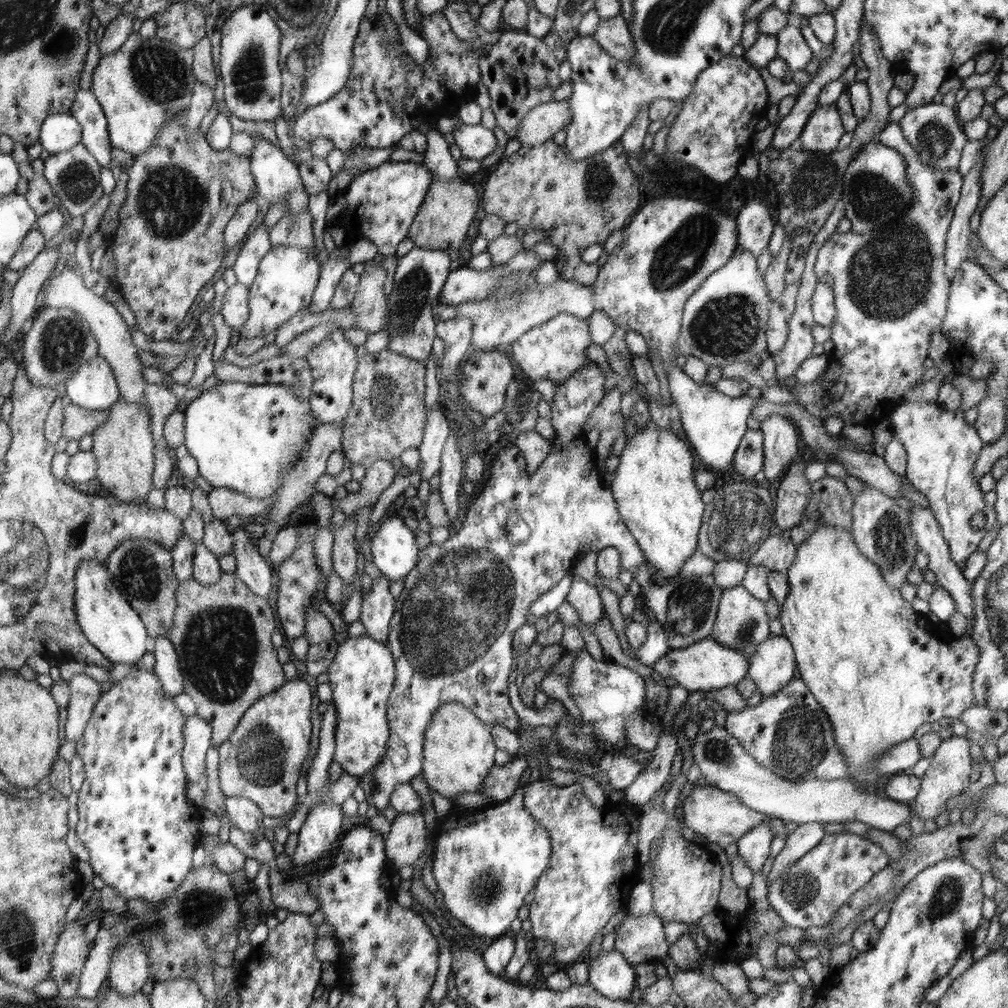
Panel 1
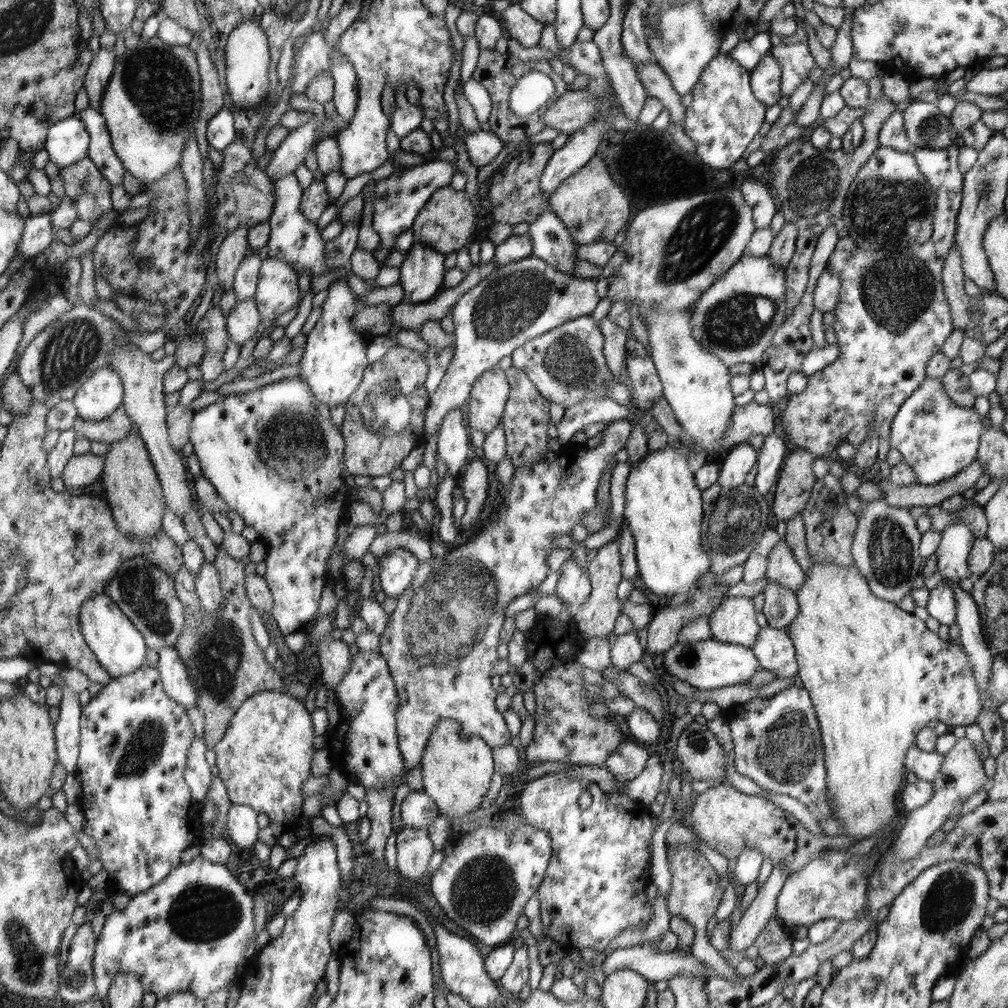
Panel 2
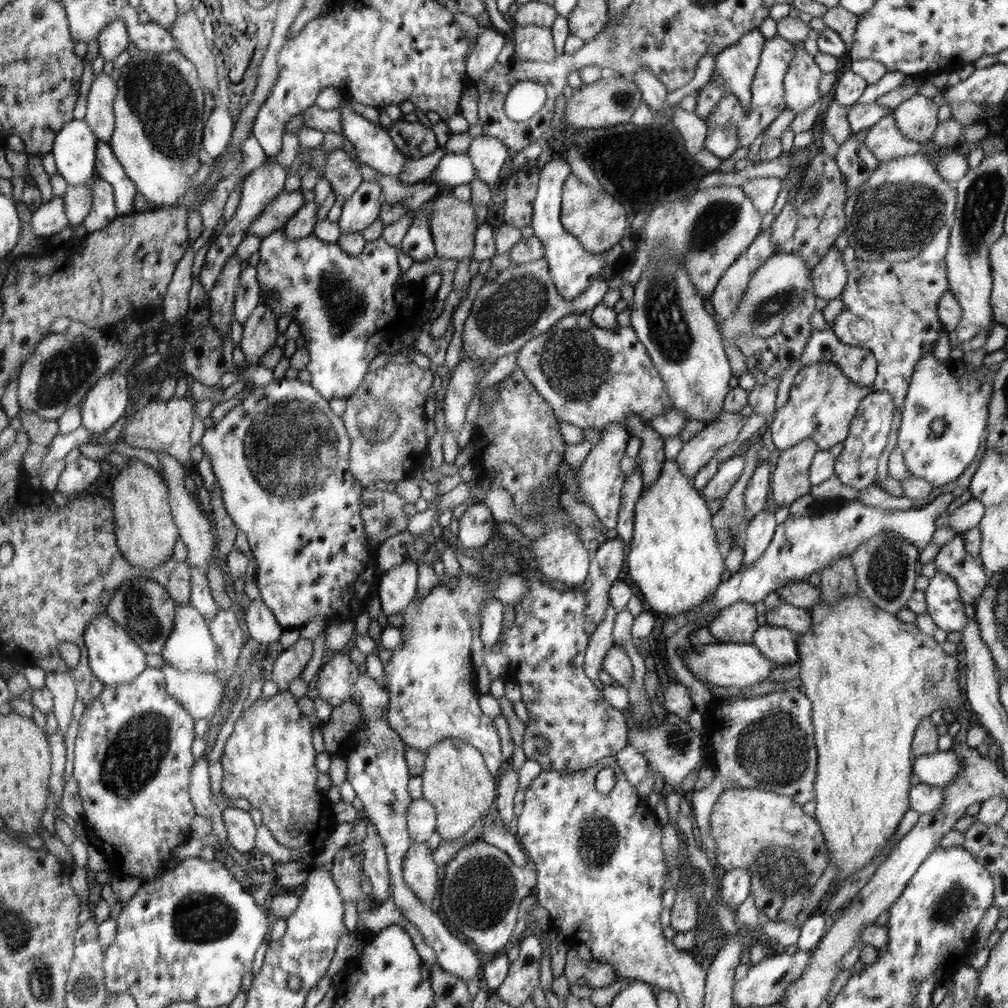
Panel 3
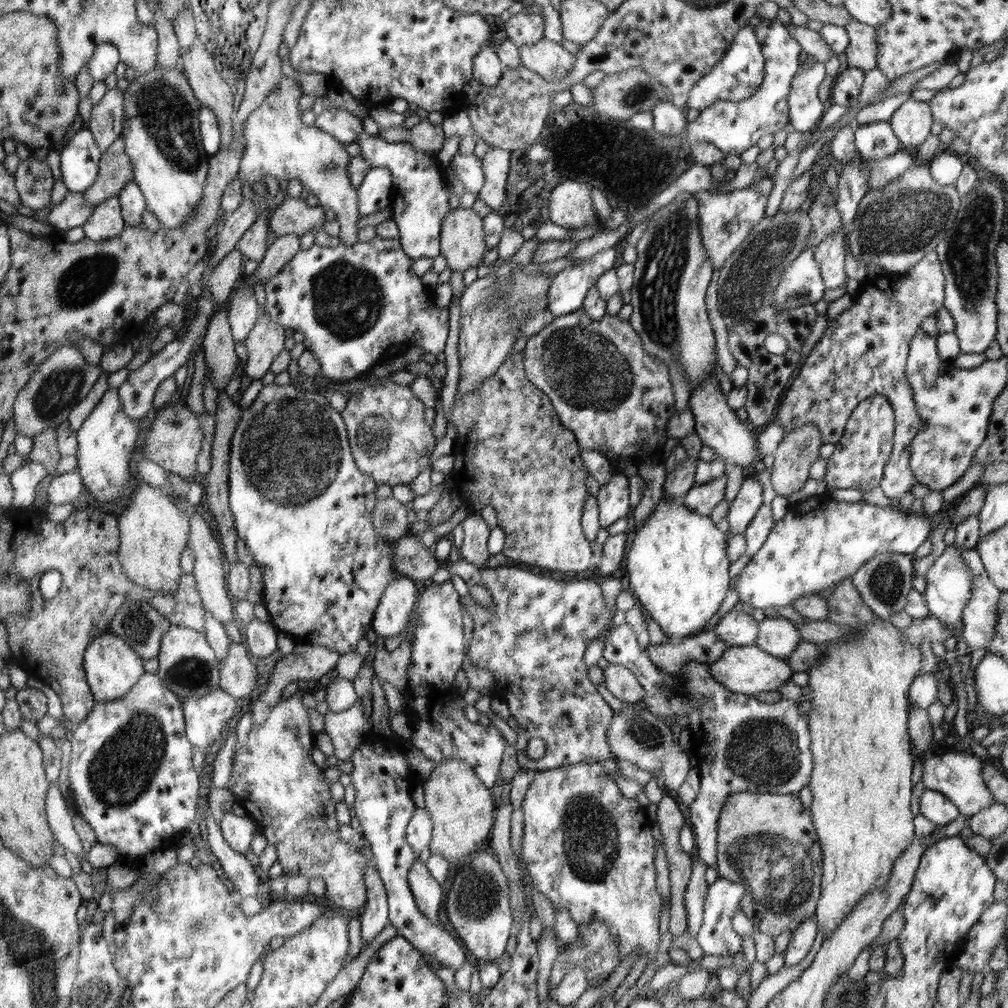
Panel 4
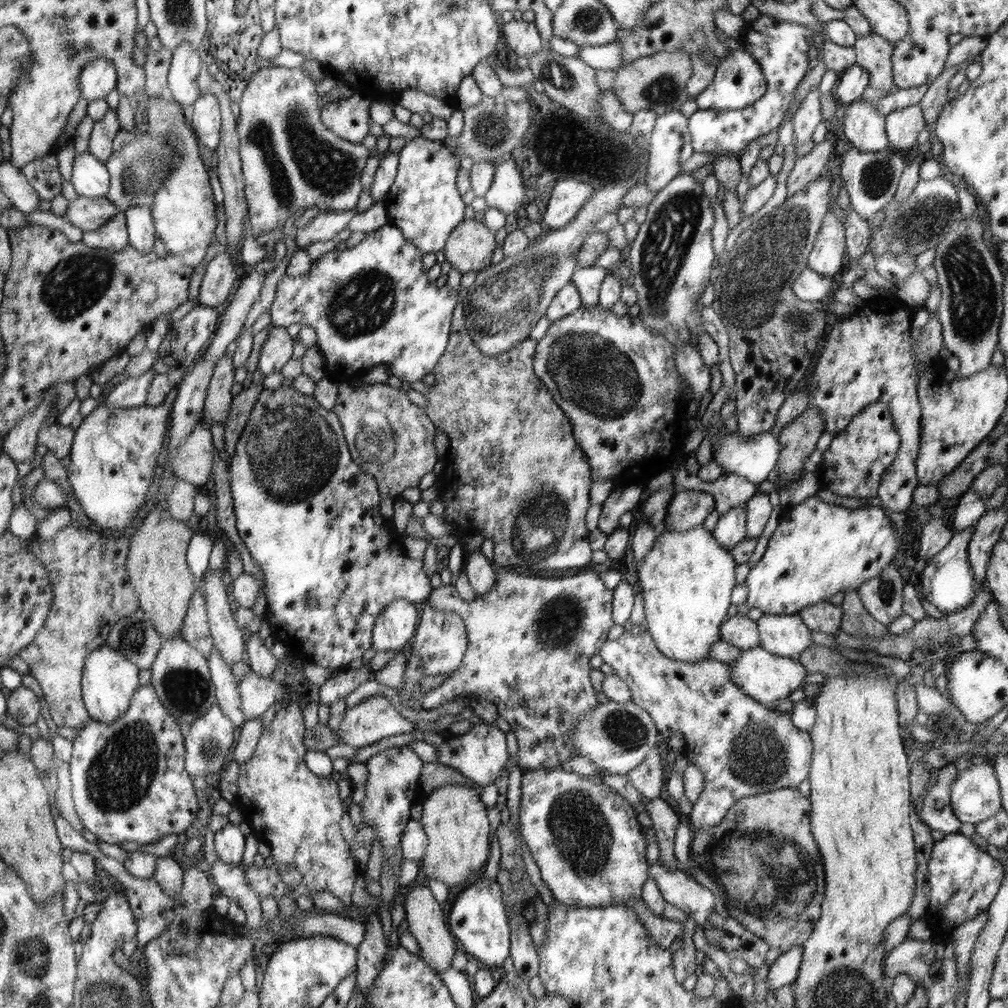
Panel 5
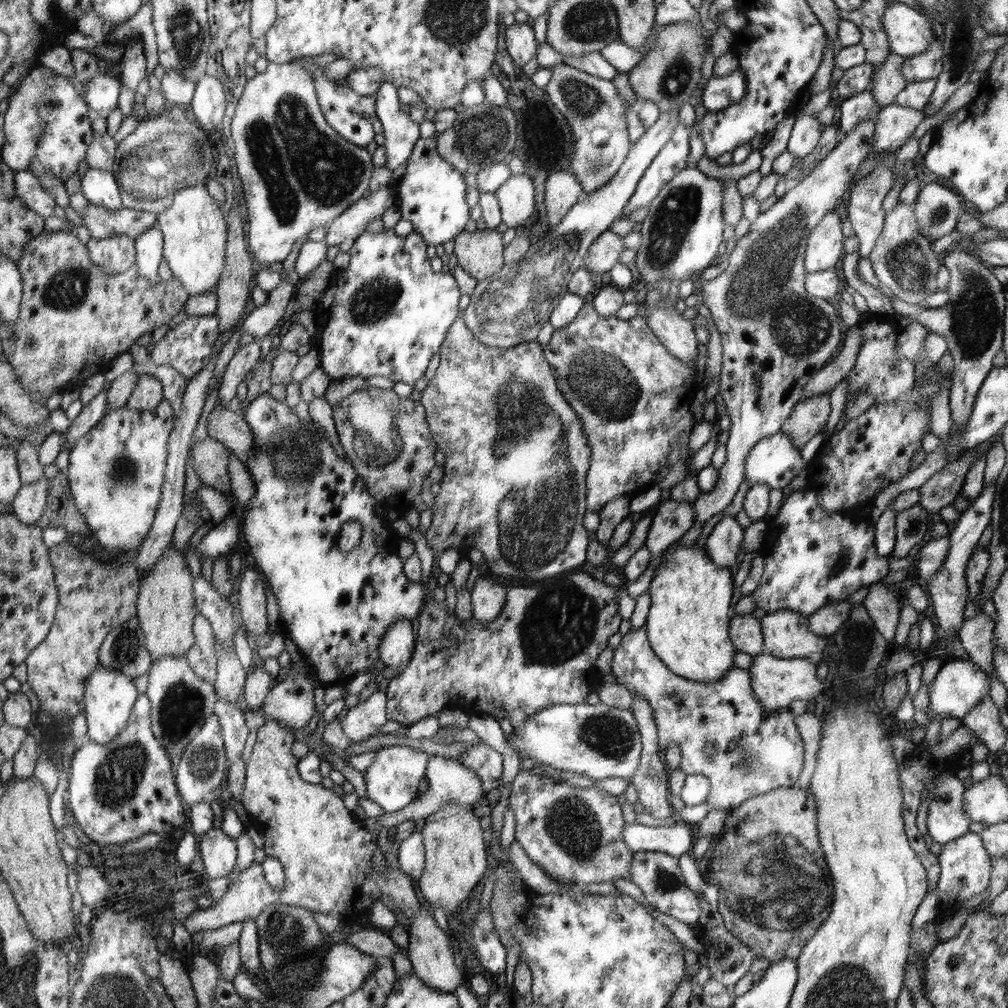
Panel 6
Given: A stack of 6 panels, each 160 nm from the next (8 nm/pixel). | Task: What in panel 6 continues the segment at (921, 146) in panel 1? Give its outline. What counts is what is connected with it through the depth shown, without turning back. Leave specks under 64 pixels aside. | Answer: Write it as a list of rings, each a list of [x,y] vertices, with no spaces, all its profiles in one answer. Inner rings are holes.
[[[896,103],[881,107],[875,122],[875,152],[896,149],[904,145],[924,118],[923,111],[906,108]]]

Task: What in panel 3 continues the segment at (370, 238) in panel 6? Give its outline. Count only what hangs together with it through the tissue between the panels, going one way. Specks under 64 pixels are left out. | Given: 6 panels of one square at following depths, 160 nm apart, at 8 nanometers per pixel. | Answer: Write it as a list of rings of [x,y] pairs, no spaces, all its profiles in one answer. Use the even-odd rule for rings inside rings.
[[[282,228],[262,239],[259,252],[256,273],[261,289],[267,290],[270,295],[266,306],[277,319],[288,315],[299,324],[309,354],[307,369],[312,378],[310,385],[327,399],[348,398],[365,382],[362,378],[365,378],[370,362],[379,354],[384,340],[388,340],[382,330],[386,322],[390,322],[400,310],[410,315],[414,304],[420,301],[420,296],[414,296],[410,288],[400,282],[400,266],[396,260],[398,248],[380,237],[367,242],[360,256],[353,256],[341,250],[337,243],[324,243],[313,235],[294,241]]]

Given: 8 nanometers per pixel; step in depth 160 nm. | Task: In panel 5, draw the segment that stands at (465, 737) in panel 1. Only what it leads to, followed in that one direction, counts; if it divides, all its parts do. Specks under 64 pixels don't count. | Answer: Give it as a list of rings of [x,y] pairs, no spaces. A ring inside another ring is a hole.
[[[460,785],[442,786],[434,793],[422,794],[422,818],[425,833],[429,837],[422,868],[426,878],[436,878],[446,884],[449,890],[466,884],[474,874],[482,870],[488,860],[490,822],[486,818],[486,804],[478,798],[473,789]]]

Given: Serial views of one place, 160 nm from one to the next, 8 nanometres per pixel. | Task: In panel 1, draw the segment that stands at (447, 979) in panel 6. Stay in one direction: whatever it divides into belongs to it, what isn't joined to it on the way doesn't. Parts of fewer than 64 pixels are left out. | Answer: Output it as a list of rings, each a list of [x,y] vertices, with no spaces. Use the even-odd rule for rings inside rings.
[[[400,812],[391,823],[390,834],[386,838],[386,851],[392,869],[414,866],[422,856],[426,844],[425,815],[416,812]]]

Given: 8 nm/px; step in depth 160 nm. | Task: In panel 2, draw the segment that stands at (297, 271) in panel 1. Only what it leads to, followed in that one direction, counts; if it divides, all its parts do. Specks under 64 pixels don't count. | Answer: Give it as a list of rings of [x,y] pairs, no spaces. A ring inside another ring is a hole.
[[[268,256],[262,261],[254,295],[262,319],[276,320],[299,305],[298,280],[298,272],[290,263]]]

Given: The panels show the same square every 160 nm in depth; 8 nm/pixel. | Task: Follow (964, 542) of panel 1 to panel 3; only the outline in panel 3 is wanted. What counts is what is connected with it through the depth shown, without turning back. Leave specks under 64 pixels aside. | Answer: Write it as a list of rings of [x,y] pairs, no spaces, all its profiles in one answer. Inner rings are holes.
[[[933,350],[924,353],[919,361],[914,368],[910,387],[904,399],[901,425],[897,432],[897,446],[902,450],[905,464],[913,476],[923,478],[931,482],[934,487],[938,487],[954,482],[972,464],[972,460],[976,458],[976,454],[982,446],[982,440],[986,436],[984,430],[987,428],[988,405],[993,391],[994,372],[986,374],[982,378],[980,372],[970,374],[967,371],[960,378],[956,378],[949,365],[944,366],[942,362],[938,362],[939,360],[934,356]],[[936,418],[945,422],[945,429],[940,436],[934,435],[930,430],[930,423]],[[960,533],[940,547],[934,558],[938,571],[945,572],[957,582],[963,602],[975,607],[979,596],[987,587],[989,576],[981,560],[966,549]]]

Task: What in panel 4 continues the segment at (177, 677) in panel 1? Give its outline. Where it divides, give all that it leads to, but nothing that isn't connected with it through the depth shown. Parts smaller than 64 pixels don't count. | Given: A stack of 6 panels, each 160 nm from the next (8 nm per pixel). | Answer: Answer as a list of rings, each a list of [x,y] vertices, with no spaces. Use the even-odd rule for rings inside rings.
[[[219,686],[210,694],[182,698],[186,722],[186,739],[196,751],[206,753],[222,736],[224,728],[236,715],[236,698]]]

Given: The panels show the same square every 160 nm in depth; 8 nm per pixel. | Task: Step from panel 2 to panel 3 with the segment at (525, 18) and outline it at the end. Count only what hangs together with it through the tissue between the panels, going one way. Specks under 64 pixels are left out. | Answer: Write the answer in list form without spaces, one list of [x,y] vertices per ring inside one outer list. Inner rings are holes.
[[[511,23],[513,26],[513,44],[517,59],[528,62],[552,62],[556,58],[551,27],[527,24],[520,26]]]

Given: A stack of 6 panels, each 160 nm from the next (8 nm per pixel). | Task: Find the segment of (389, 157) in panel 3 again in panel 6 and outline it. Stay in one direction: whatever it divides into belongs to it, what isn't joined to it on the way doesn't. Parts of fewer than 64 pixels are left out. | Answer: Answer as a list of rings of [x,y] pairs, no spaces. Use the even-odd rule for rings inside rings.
[[[420,137],[407,162],[404,174],[394,182],[397,191],[396,208],[400,210],[401,218],[410,220],[413,233],[420,234],[430,245],[442,247],[465,231],[464,226],[470,220],[471,208],[466,203],[468,185],[462,172],[454,170],[441,157],[440,152],[436,152],[434,137]]]

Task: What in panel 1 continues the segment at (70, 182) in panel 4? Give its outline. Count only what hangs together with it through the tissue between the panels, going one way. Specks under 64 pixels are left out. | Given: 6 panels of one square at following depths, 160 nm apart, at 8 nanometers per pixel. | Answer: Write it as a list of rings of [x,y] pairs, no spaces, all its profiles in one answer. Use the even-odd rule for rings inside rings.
[[[69,112],[50,114],[41,126],[39,143],[50,154],[65,153],[81,143],[81,123]]]

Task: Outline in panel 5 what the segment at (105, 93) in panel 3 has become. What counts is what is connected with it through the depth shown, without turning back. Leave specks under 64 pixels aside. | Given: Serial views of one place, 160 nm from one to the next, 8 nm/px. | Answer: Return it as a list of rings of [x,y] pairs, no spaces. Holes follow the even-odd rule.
[[[109,108],[105,116],[94,123],[89,136],[89,151],[105,163],[112,156],[113,140],[120,131],[117,111]]]

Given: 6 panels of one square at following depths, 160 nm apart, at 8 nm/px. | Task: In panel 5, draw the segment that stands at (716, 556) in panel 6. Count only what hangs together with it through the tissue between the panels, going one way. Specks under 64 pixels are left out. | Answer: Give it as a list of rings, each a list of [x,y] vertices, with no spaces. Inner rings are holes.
[[[743,504],[724,514],[711,533],[720,546],[730,551],[731,548],[734,548],[741,540],[747,537],[746,524],[747,515],[745,504]]]

